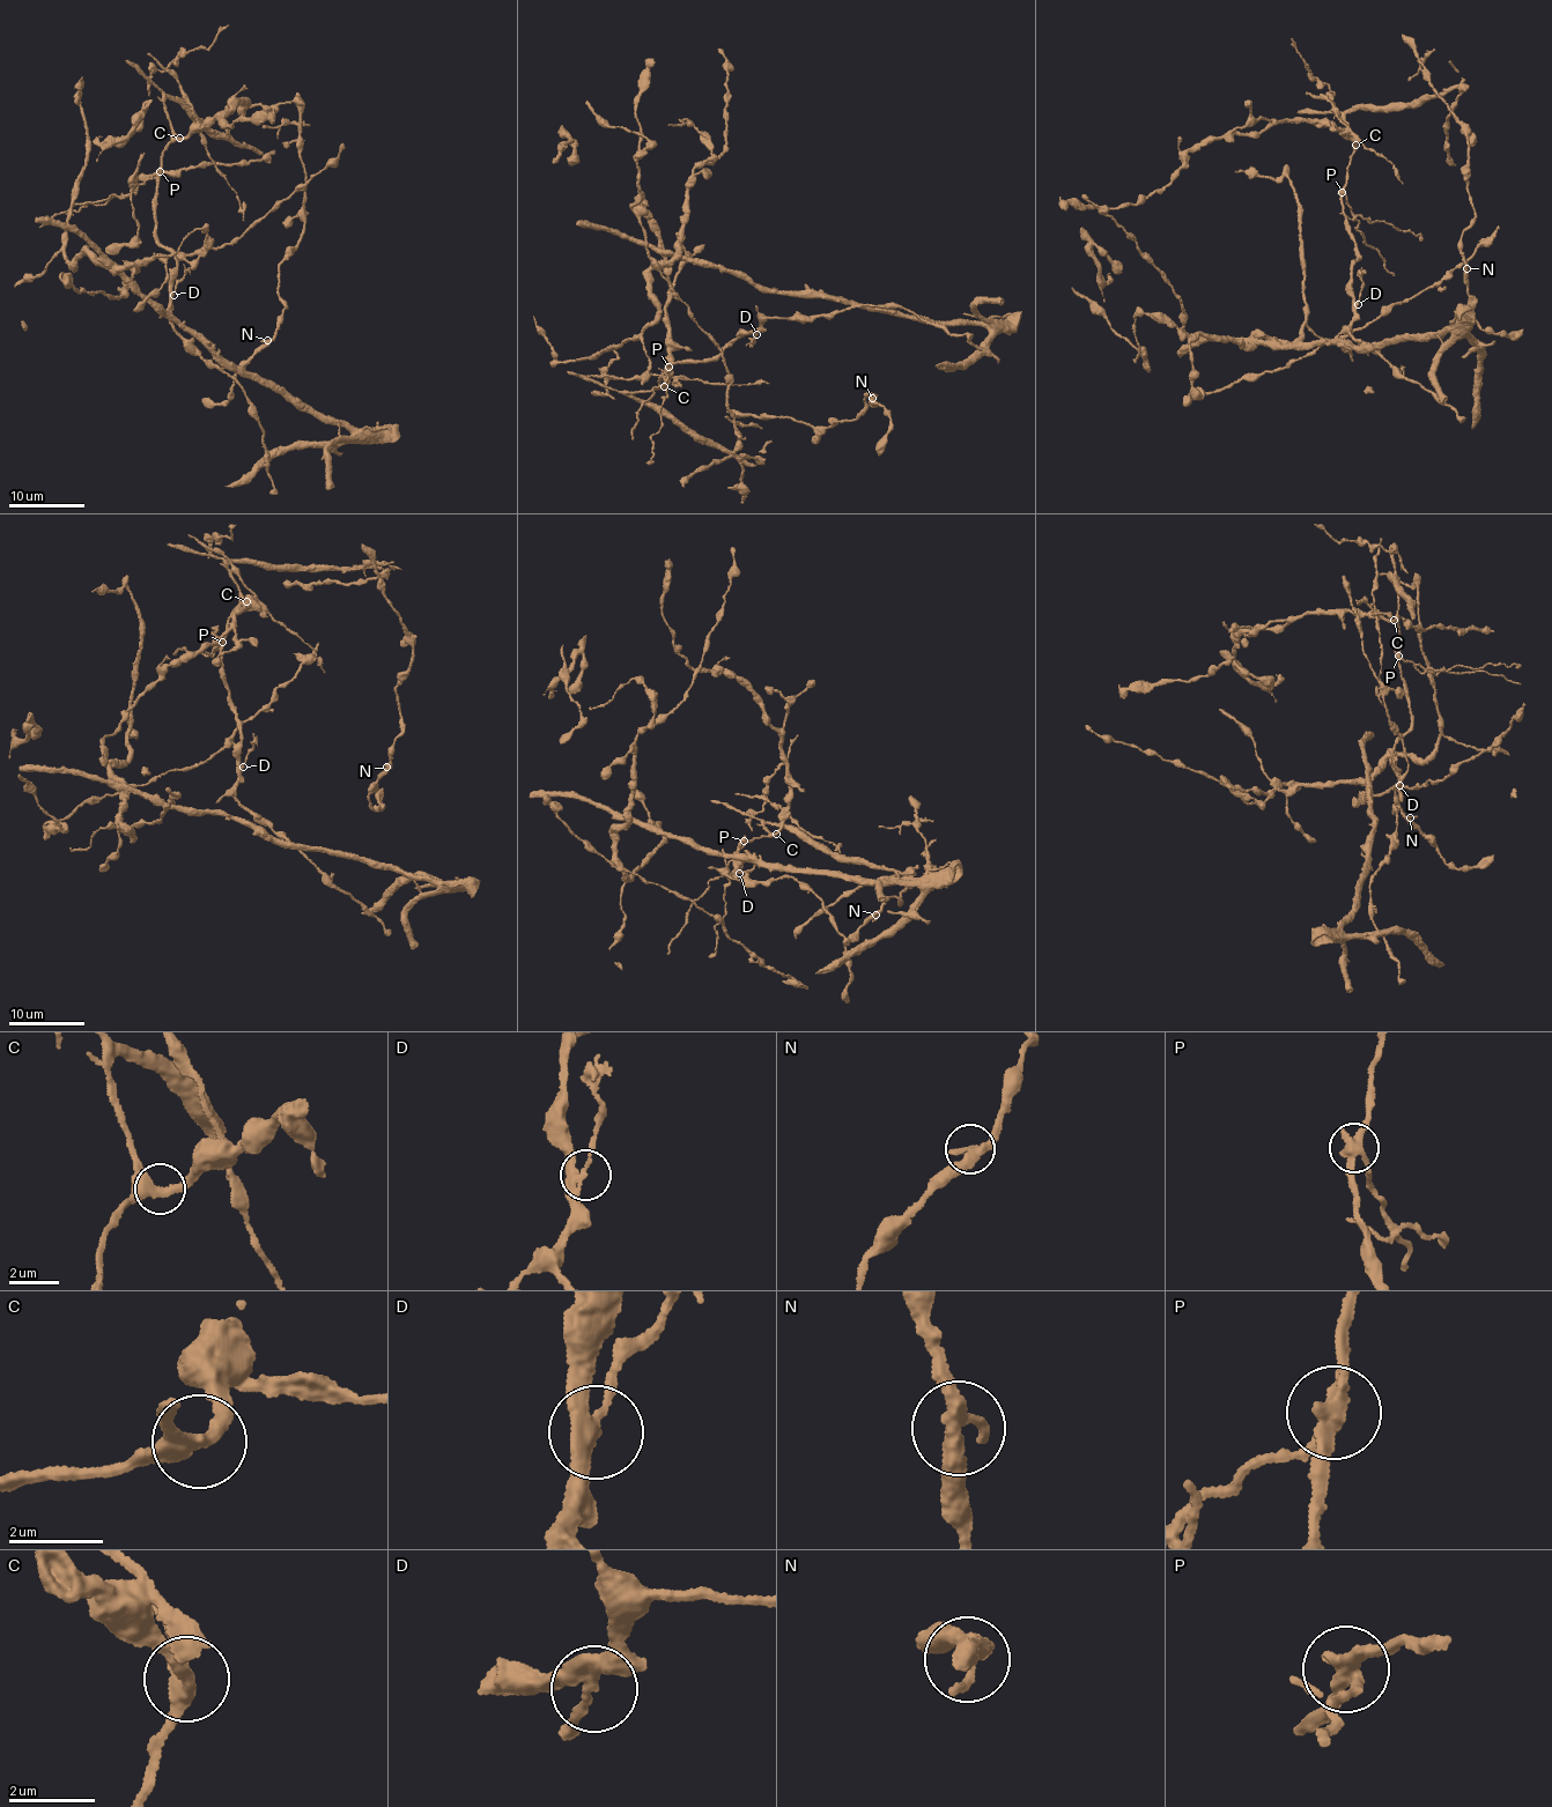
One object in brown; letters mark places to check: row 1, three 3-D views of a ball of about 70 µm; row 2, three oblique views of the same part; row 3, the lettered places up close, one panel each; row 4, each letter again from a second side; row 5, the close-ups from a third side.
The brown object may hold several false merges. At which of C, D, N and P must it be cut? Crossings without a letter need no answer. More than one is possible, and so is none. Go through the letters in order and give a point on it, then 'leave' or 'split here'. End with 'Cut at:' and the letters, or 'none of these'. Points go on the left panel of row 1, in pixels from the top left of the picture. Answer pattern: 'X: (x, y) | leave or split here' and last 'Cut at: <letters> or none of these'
C: (179, 138) | leave
D: (174, 295) | split here
N: (267, 340) | leave
P: (160, 171) | split here
Cut at: D, P

